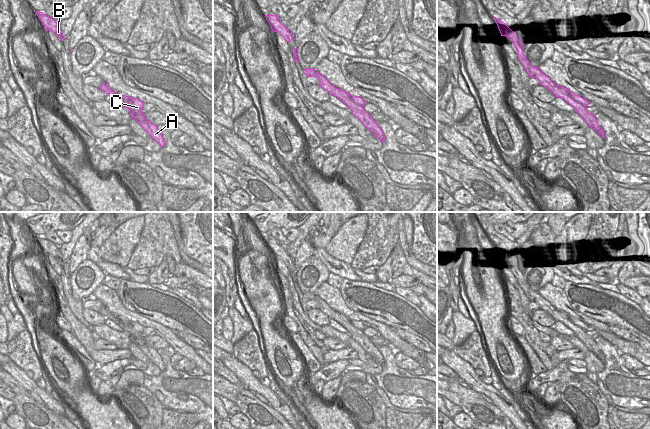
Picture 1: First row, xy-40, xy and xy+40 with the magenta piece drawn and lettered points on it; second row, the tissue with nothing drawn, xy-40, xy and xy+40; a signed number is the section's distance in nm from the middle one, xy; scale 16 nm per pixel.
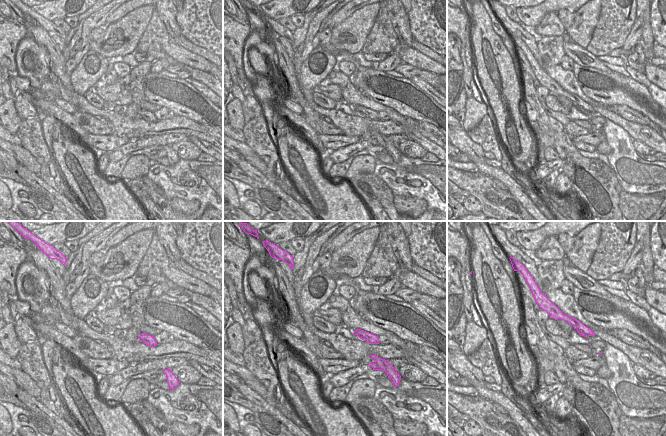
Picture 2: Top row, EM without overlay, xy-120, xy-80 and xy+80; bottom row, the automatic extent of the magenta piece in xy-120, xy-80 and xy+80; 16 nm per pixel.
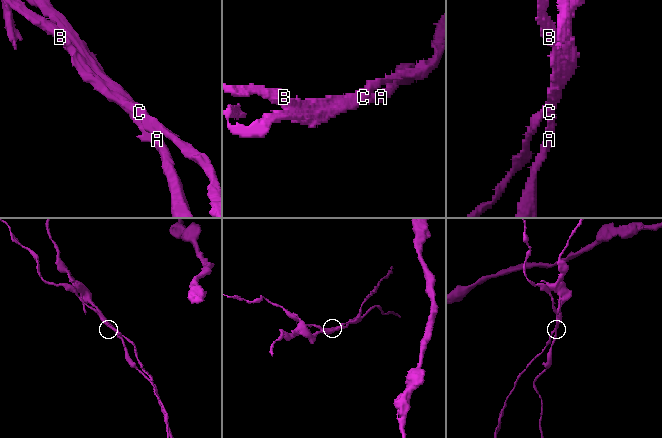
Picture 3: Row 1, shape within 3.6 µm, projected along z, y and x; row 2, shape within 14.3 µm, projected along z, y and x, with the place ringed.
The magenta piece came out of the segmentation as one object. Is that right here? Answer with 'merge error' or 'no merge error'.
merge error

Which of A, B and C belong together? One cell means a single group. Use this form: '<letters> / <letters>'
A B / C

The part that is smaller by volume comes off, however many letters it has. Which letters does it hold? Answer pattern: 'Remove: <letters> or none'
Remove: A, B

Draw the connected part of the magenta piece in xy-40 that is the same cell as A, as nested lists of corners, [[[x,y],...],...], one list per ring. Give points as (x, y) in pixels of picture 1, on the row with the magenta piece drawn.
[[[105,82],[101,85],[99,89],[102,90],[105,94],[111,95],[119,100],[122,103],[123,107],[129,110],[131,118],[133,118],[151,136],[151,138],[160,145],[160,147],[163,147],[165,145],[165,141],[160,131],[157,129],[157,126],[152,124],[149,120],[145,118],[142,110],[136,108],[130,103],[123,102],[121,96],[111,90]]]

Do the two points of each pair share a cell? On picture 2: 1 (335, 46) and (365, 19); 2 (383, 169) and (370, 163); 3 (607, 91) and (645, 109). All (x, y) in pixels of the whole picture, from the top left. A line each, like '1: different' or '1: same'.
1: same
2: different
3: same

